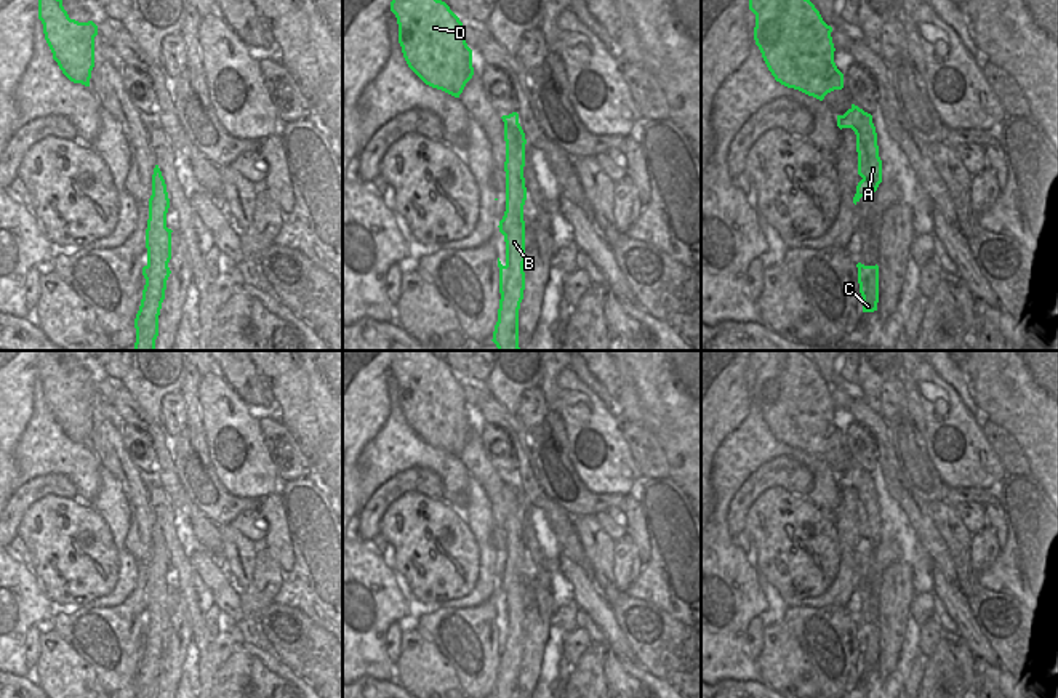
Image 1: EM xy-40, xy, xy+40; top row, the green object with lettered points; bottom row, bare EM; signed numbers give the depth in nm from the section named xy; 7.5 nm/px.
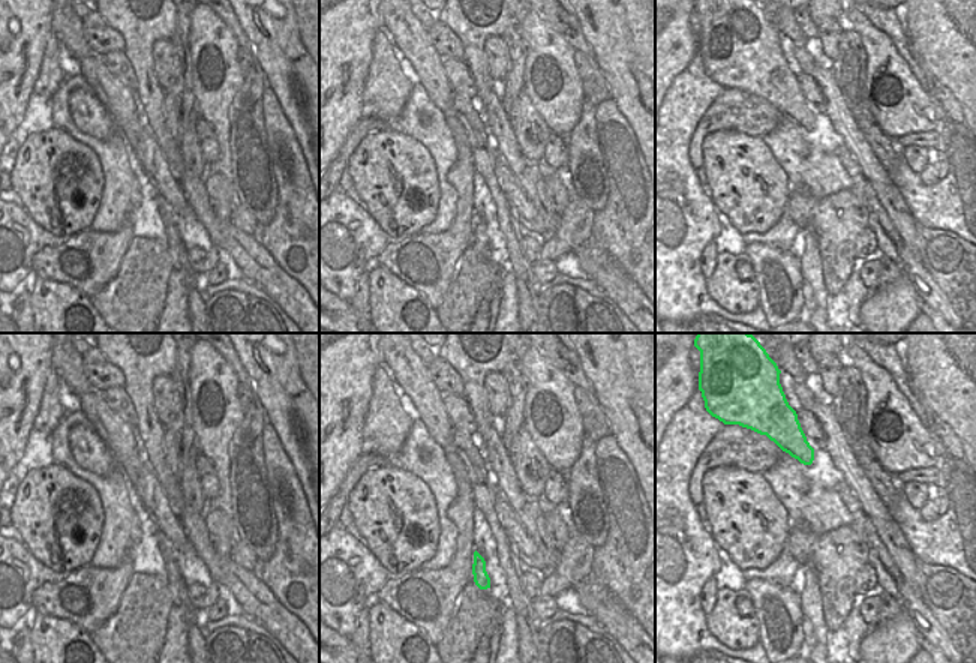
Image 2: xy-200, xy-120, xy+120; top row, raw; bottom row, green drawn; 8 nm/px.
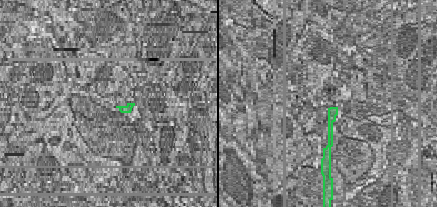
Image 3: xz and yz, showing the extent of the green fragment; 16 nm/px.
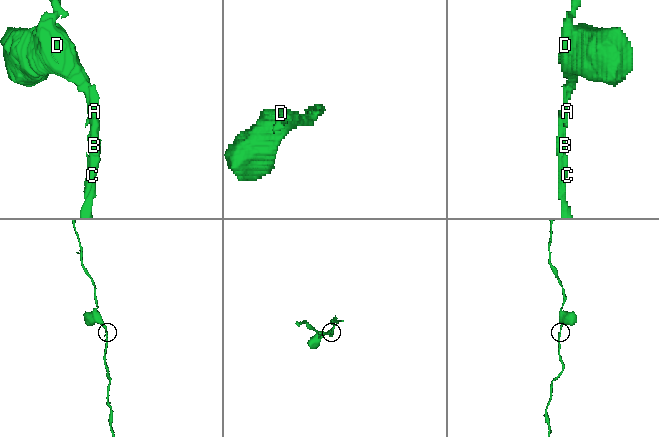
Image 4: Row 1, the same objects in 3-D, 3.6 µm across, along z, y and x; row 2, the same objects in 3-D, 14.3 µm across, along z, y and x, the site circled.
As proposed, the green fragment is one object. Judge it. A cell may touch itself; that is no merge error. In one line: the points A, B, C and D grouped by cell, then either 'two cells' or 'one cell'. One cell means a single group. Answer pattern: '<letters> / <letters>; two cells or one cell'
A B C D; one cell

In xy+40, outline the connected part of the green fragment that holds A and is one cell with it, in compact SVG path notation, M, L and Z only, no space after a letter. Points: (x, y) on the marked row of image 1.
M852 104L844 114L837 115L837 126L852 128L856 134L858 174L863 178L856 186L853 203L861 197L871 197L882 183L882 160L879 157L877 133L872 115Z

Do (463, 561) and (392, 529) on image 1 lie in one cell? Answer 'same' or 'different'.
same

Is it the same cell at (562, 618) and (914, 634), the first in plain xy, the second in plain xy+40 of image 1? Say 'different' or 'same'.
different

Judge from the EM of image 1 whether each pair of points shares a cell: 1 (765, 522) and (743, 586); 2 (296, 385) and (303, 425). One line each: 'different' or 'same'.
1: different
2: same

